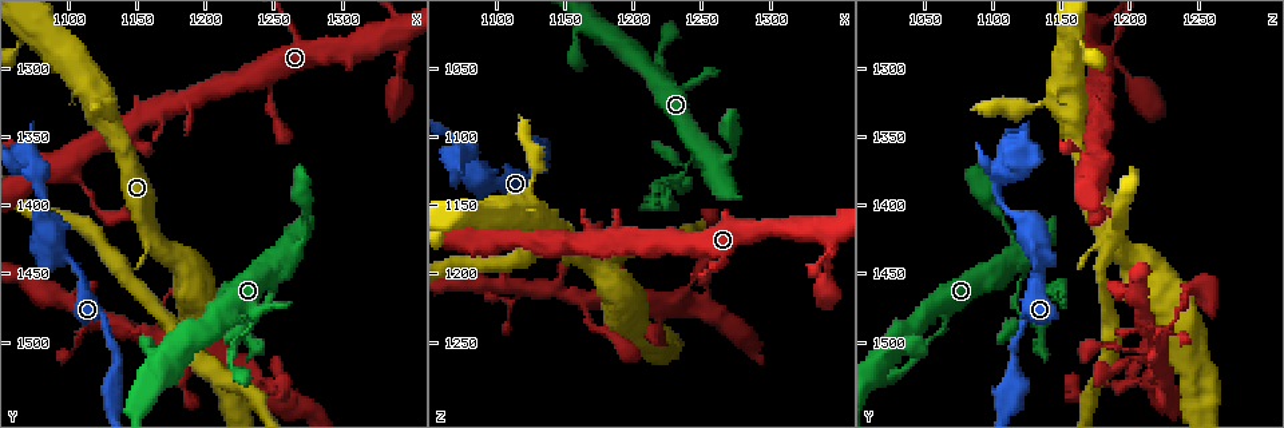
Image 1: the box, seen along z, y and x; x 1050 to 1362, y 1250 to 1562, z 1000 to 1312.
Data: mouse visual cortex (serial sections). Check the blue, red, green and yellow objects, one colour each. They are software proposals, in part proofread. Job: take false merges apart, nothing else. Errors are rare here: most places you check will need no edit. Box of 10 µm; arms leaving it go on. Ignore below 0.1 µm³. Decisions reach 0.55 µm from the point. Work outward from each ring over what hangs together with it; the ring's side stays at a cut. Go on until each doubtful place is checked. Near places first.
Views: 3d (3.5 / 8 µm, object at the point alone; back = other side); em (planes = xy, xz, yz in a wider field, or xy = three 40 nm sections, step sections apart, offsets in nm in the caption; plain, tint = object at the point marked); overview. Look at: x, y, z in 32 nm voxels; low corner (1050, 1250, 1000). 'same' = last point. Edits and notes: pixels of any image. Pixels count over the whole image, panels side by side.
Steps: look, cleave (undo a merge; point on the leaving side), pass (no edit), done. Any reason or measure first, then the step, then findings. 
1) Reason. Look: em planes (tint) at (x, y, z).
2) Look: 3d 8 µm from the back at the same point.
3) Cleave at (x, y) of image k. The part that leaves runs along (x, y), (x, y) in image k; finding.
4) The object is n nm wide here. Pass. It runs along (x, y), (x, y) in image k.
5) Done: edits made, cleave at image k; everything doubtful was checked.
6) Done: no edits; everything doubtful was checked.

Sharp bend. Look: 3d 3.5 µm at (1230, 1482, 1132).

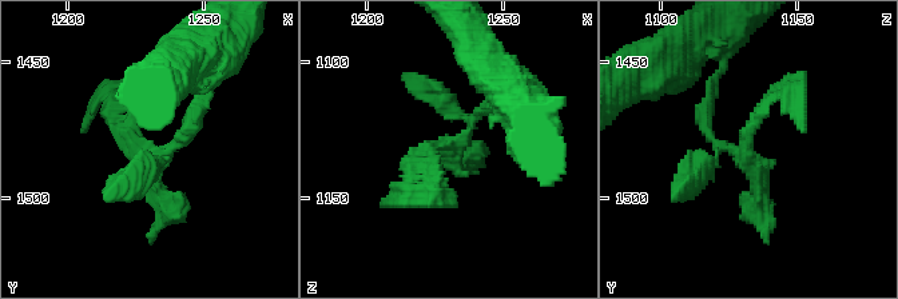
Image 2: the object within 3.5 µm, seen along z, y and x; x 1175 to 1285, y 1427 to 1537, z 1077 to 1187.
Shape alone is not enough. Look: em xy step 2 (plain) at (1230, 1483, 1132).

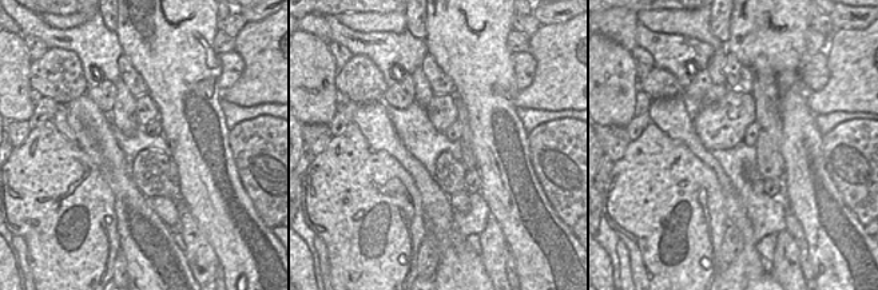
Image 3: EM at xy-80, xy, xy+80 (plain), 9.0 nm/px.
Look: em xy step 2 (tint) at the same point.

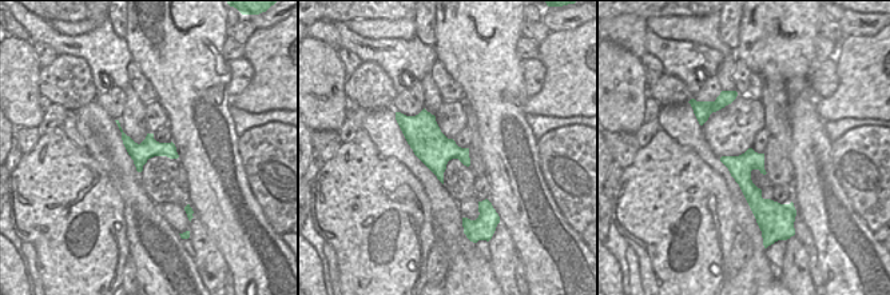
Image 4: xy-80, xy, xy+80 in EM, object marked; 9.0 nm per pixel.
Pass. It runs along (707, 107), (710, 136), (758, 172), (765, 226) in image 2; continuous, no second cell.

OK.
A narrow waist. Look: 3d 3.5 µm at (1082, 1284, 1160).

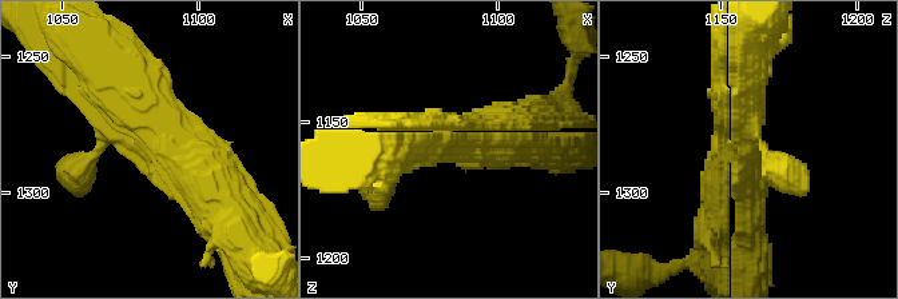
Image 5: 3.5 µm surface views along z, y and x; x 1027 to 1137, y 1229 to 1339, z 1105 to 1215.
Shape alone is not enough. Look: em planes (tint) at (1083, 1284, 1160).

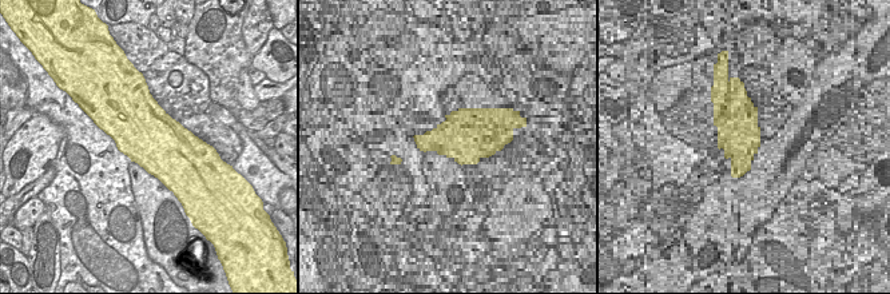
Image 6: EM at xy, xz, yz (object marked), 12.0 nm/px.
Pass. It runs along (753, 206), (715, 186) in image 5; continuous, no second cell.

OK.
Three arms meet. Look: 3d 3.5 µm from the back at (1082, 1382, 1104).

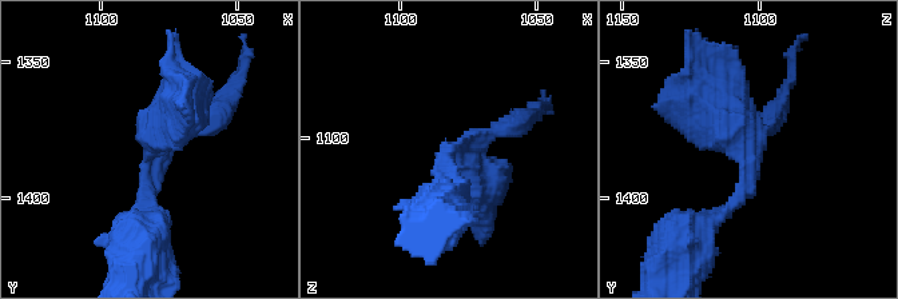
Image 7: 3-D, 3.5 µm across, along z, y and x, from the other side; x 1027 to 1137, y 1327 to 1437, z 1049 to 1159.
3 arms meet here; the arms are 200, 200, 500 nm wide. Look: em xy step 5 (tint) at (1080, 1382, 1105).

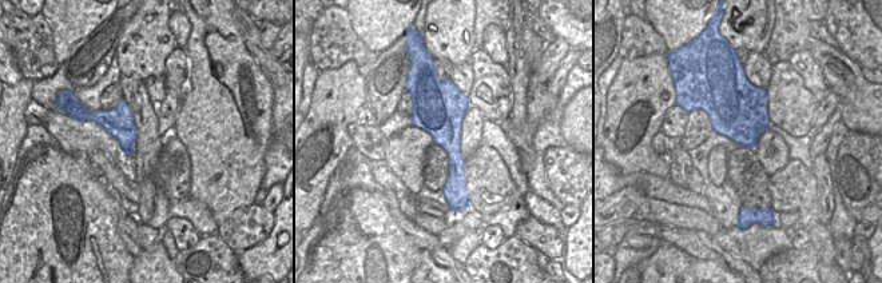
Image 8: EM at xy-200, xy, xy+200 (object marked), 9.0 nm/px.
Pass. It runs along (153, 220), (153, 143), (177, 102) in image 7; continuous, no second cell.

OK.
Done: no edits; everything doubtful was checked.

